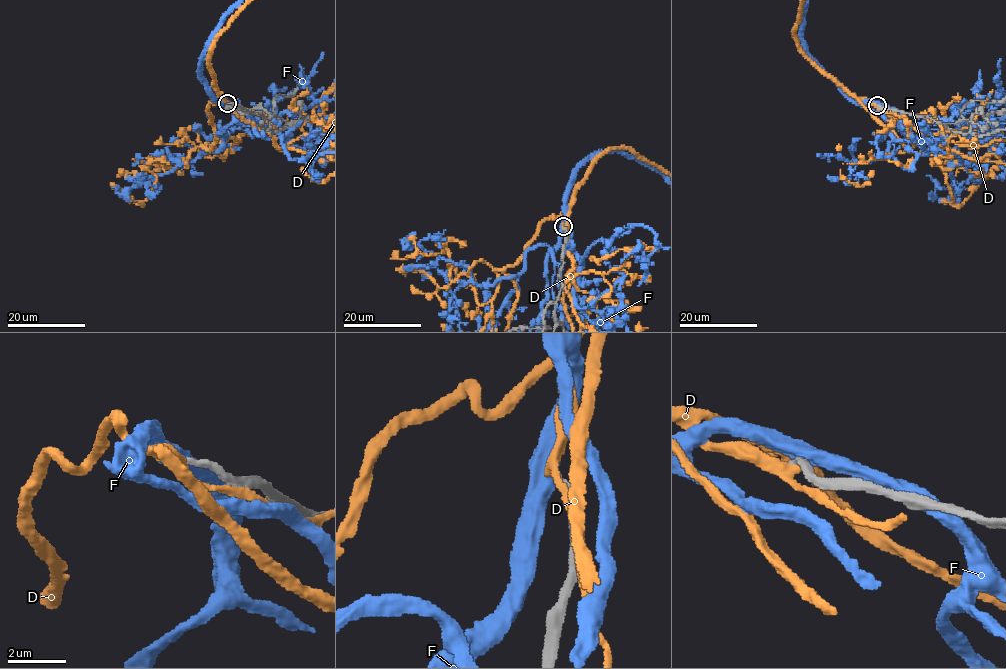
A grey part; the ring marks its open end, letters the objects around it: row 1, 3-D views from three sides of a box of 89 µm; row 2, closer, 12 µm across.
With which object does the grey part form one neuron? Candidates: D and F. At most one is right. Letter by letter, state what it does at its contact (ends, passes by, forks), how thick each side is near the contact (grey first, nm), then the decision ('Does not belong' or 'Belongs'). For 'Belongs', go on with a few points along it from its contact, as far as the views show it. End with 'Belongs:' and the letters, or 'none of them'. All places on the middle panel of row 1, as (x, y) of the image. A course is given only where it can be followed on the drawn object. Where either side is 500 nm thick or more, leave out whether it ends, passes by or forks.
D: It passes by. Thickness 280 nm (grey) against 280 nm. Does not belong
F: Thickness 240 nm (grey) against 550 nm. Does not belong
Belongs: none of them

